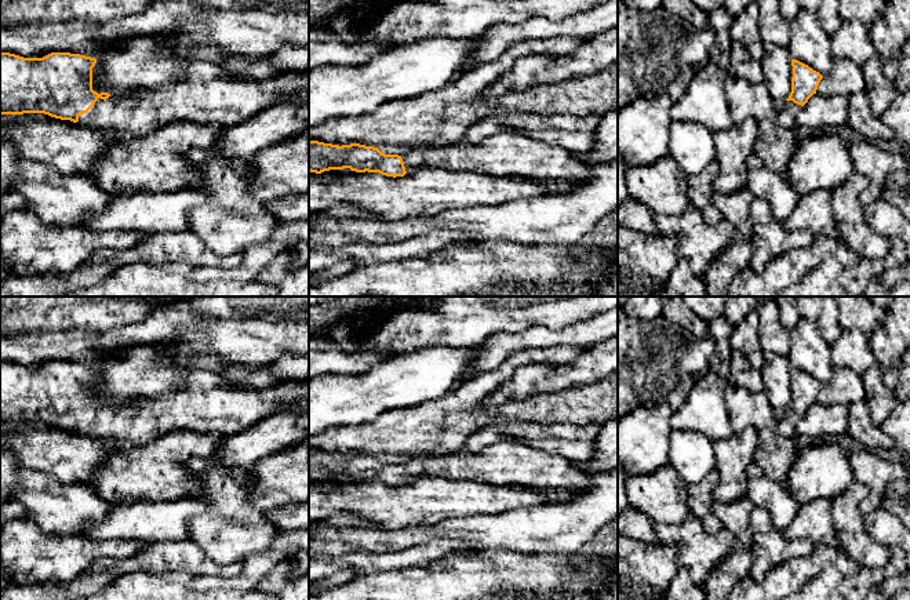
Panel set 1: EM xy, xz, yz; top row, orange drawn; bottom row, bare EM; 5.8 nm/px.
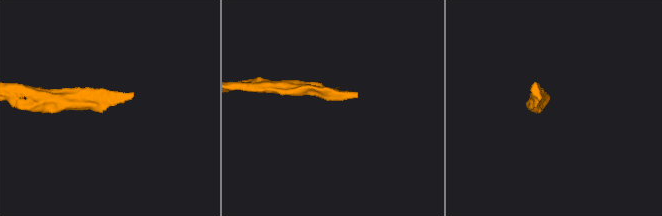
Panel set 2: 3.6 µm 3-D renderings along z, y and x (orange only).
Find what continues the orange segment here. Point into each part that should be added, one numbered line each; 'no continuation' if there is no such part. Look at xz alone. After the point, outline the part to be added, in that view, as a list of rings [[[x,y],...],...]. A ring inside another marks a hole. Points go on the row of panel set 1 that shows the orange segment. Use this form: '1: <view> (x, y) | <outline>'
1: xz (505, 155) | [[[503,132],[470,143],[465,139],[445,146],[412,149],[401,156],[405,171],[440,168],[494,177],[524,177],[539,181],[582,183],[598,166],[586,164],[574,152],[539,138]]]

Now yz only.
1: yz (787, 115) | [[[786,101],[782,109],[779,110],[779,123],[789,130],[793,130],[797,120],[797,113],[802,106],[794,103],[793,101]]]

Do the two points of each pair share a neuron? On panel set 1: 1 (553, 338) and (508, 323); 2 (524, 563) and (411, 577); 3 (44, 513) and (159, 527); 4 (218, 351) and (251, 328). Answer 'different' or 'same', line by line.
1: different
2: same
3: different
4: same

